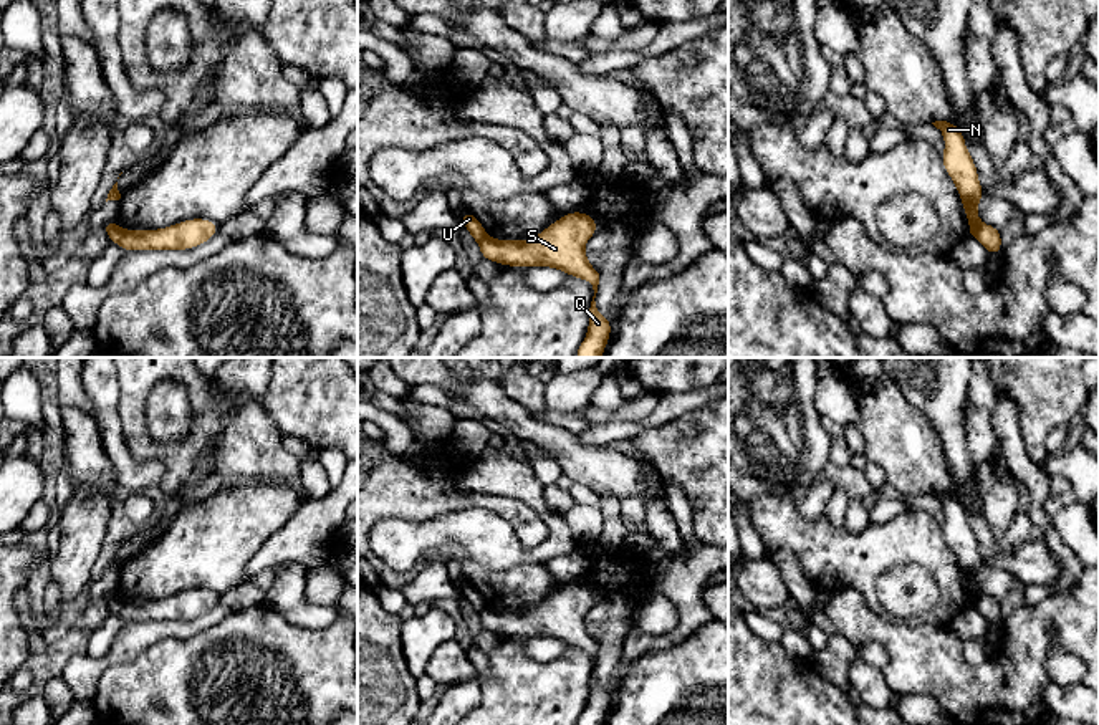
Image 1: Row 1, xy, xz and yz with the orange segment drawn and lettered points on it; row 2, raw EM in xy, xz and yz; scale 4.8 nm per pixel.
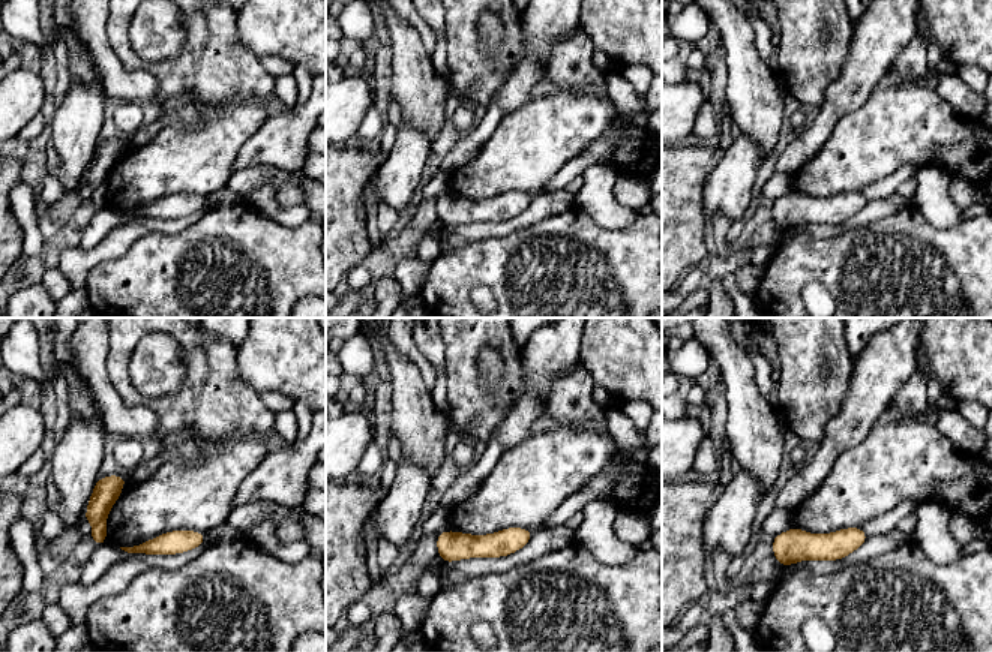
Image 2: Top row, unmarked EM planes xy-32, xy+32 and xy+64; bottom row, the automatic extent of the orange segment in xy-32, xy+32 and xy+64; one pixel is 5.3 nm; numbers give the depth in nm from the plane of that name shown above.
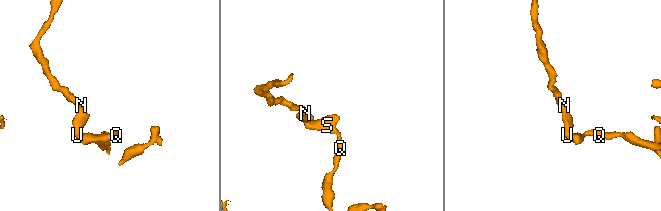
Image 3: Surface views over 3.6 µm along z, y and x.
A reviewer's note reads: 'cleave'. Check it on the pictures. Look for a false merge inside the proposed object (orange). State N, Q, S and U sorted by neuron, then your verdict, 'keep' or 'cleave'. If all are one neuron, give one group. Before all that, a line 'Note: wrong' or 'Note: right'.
Note: right
N U / Q S; cleave

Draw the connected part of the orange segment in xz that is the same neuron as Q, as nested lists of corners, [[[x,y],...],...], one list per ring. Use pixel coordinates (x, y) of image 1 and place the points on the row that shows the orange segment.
[[[583,212],[564,214],[535,238],[523,242],[480,240],[482,258],[508,266],[550,266],[583,278],[593,285],[594,296],[589,308],[589,326],[576,358],[601,358],[611,336],[611,319],[596,308],[599,273],[586,260],[584,245],[596,233],[597,222]]]

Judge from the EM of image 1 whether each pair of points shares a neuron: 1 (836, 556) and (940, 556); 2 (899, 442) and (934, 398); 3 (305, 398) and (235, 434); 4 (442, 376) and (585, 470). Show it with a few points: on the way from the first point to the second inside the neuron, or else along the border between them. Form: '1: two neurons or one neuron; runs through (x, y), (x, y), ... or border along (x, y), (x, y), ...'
1: one neuron; runs through (863, 552), (914, 552)
2: two neurons; border along (896, 383), (902, 396), (931, 424), (942, 446)
3: two neurons; border along (260, 404), (282, 437)
4: one neuron; runs through (477, 393), (525, 427), (550, 437)

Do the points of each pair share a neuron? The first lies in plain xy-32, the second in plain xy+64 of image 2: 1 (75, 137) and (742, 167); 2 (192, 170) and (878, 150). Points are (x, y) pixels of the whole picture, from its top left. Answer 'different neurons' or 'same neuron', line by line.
1: same neuron
2: same neuron

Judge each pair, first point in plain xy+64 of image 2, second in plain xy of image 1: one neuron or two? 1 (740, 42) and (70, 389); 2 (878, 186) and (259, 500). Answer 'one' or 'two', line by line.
1: two
2: two

